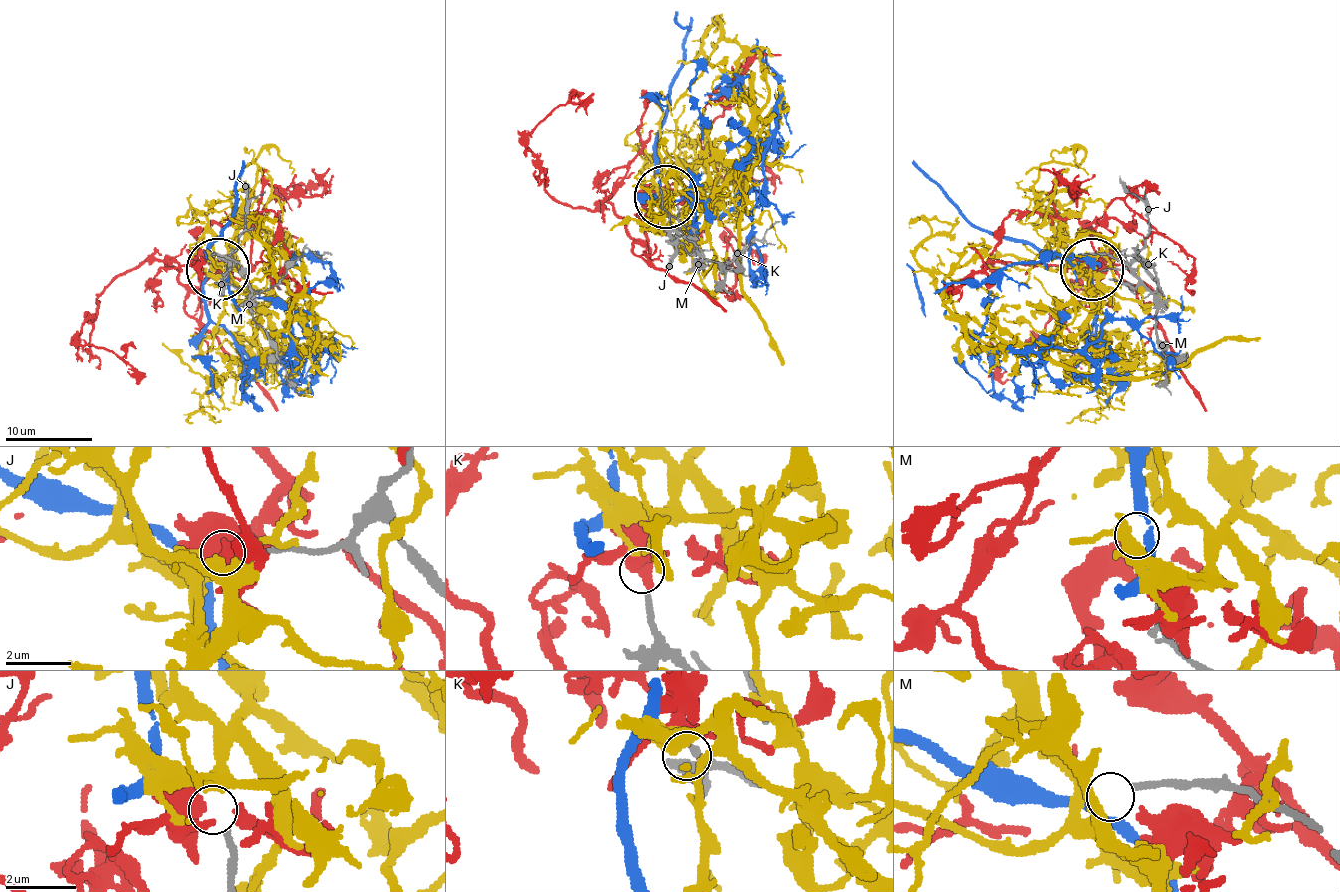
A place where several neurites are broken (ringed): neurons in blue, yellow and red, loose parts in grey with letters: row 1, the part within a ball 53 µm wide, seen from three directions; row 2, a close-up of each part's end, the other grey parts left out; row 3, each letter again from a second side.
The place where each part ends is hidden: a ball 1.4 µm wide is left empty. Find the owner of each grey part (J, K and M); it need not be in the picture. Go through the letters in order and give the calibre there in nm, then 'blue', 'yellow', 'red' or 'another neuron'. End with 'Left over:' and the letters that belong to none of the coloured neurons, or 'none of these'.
J: 180 nm | yellow
K: 160 nm | another neuron
M: 180 nm | blue
Left over: K

